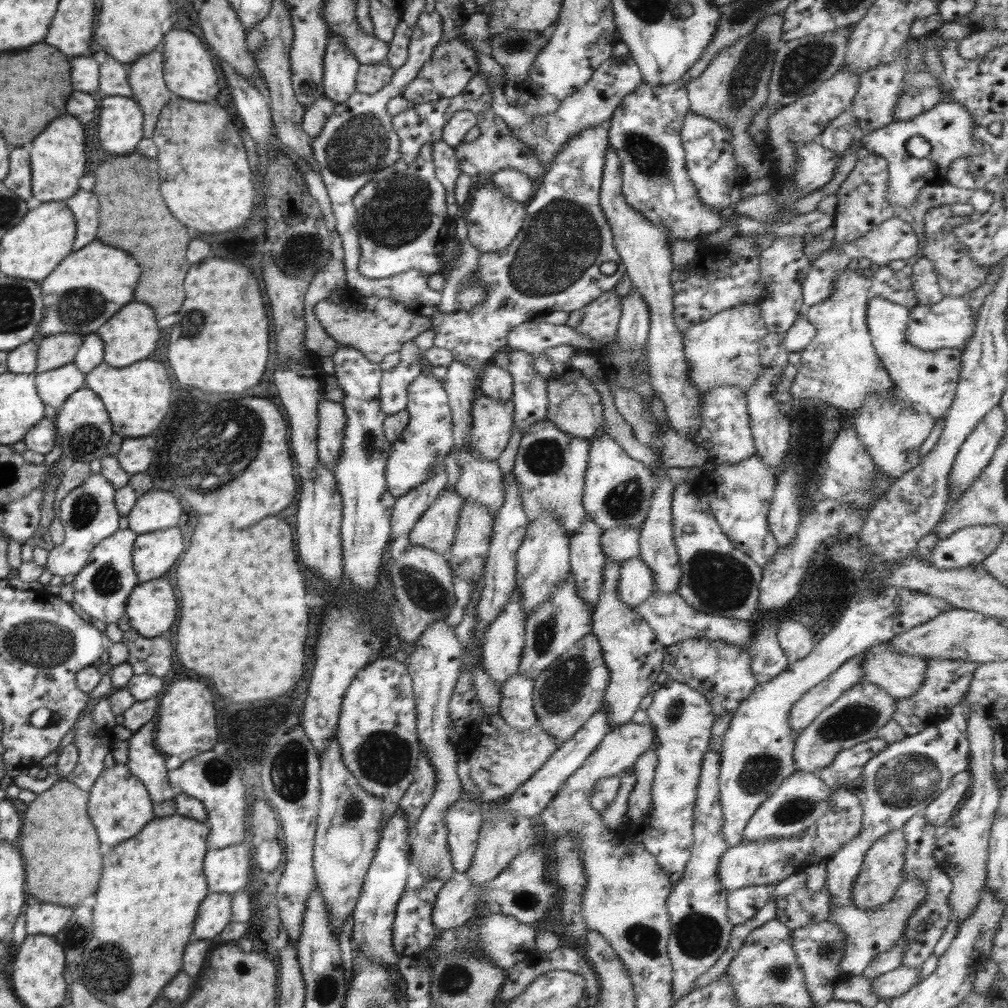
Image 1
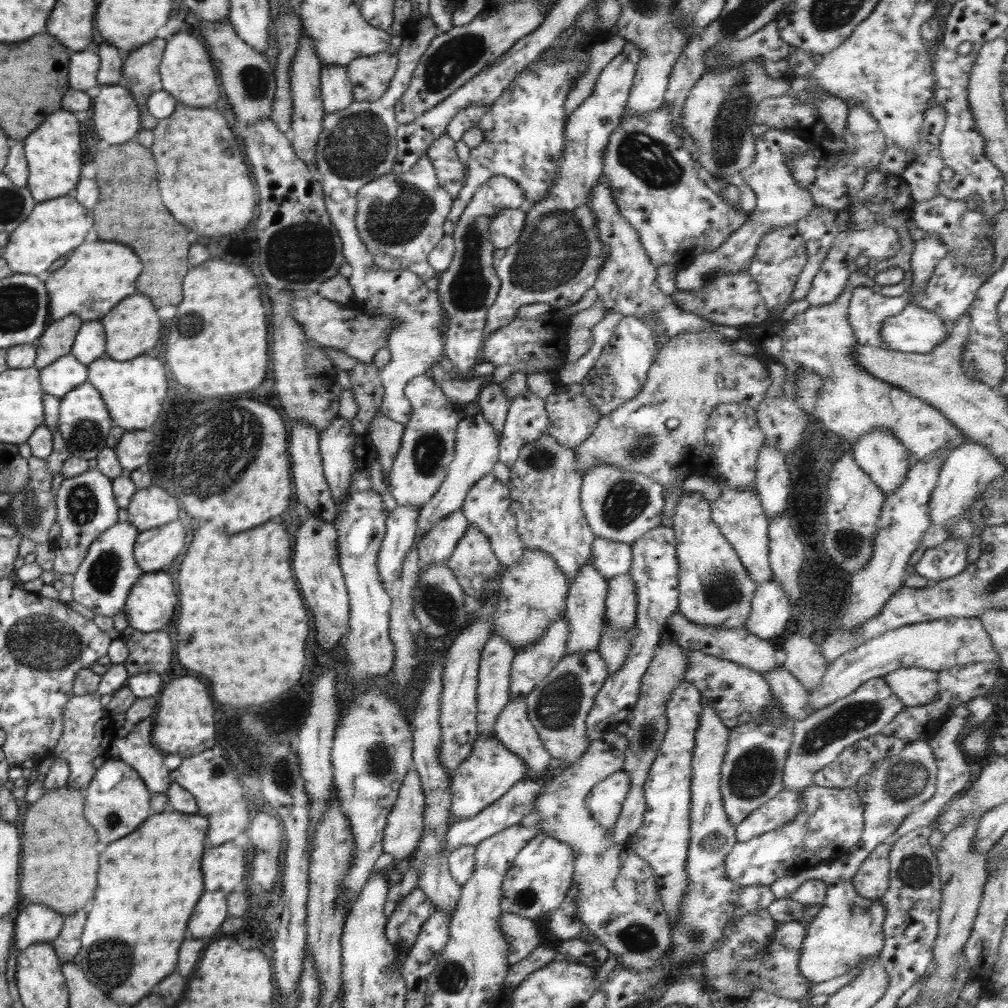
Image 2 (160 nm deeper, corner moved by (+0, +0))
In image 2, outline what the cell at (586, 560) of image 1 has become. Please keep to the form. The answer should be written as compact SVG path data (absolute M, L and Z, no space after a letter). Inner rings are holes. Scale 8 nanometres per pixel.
M591 560L587 562L577 576L570 580L567 594L565 617L570 625L567 638L567 654L572 652L592 652L597 650L601 641L602 624L605 620L605 598L608 592L609 579L602 576L593 566Z

